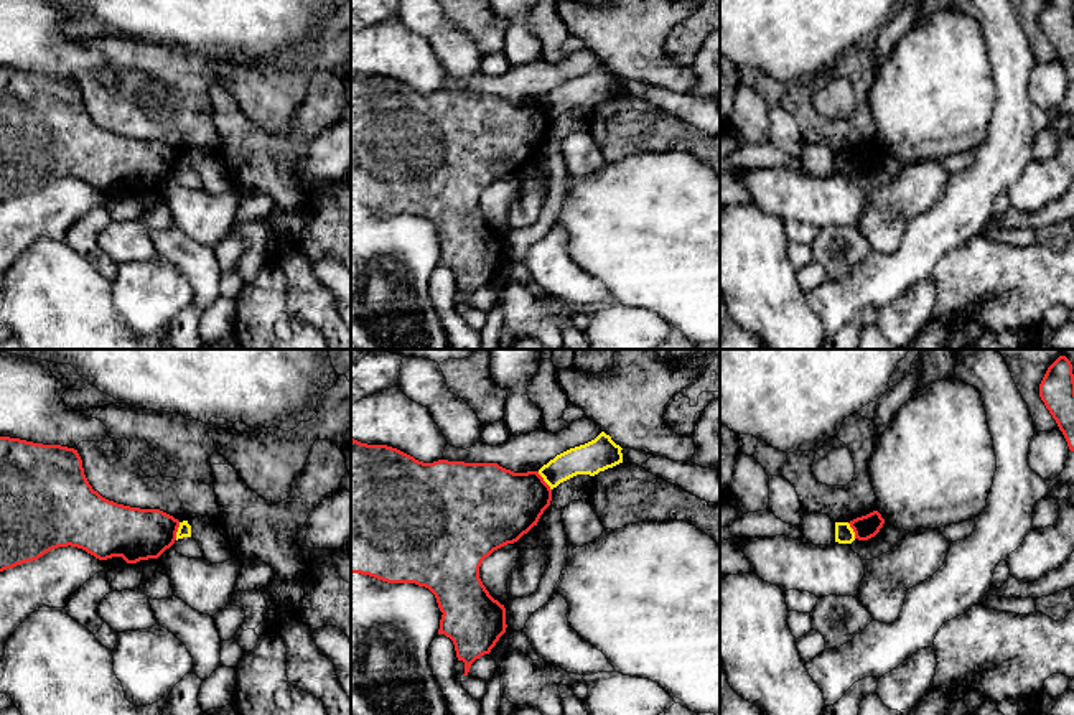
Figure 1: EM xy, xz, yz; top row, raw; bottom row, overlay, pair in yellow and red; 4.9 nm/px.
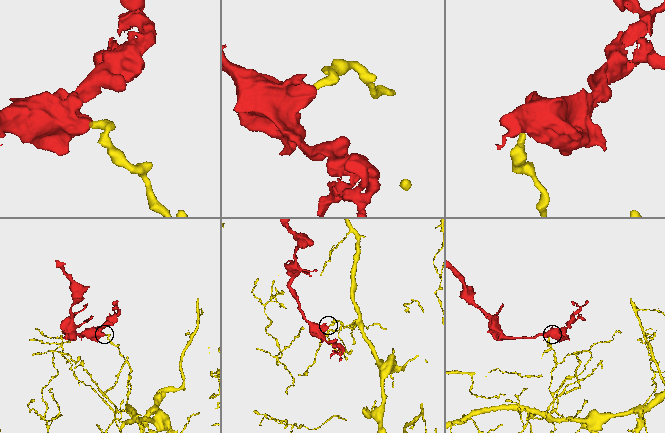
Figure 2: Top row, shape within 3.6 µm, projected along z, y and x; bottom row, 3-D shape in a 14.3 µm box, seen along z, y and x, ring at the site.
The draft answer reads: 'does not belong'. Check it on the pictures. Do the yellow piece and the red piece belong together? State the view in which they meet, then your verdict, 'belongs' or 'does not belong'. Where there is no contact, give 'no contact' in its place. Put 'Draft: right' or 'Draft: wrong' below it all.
xz | does not belong
Draft: right

